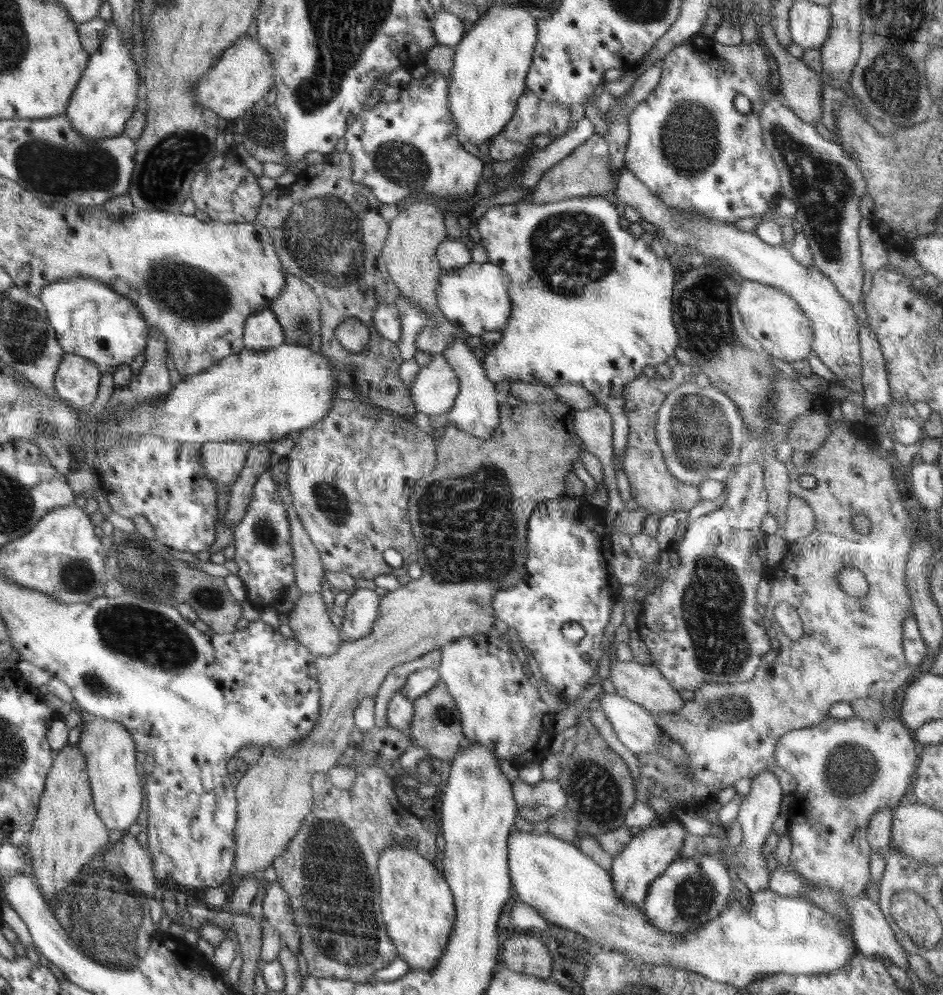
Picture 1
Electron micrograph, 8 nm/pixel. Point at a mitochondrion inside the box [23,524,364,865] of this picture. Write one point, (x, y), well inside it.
(141, 632)

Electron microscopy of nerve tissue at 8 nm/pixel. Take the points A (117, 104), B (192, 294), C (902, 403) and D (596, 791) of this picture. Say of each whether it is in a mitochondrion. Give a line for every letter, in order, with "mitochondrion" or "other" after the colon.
A: other
B: mitochondrion
C: other
D: mitochondrion

